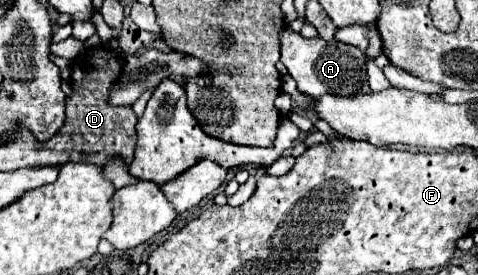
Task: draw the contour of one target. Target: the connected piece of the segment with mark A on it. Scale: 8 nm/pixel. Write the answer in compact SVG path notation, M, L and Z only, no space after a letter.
M285 26L285 30L281 32L281 62L297 82L297 88L313 98L319 98L323 94L353 96L365 92L365 54L355 46L343 42L325 42L319 36L309 40Z

